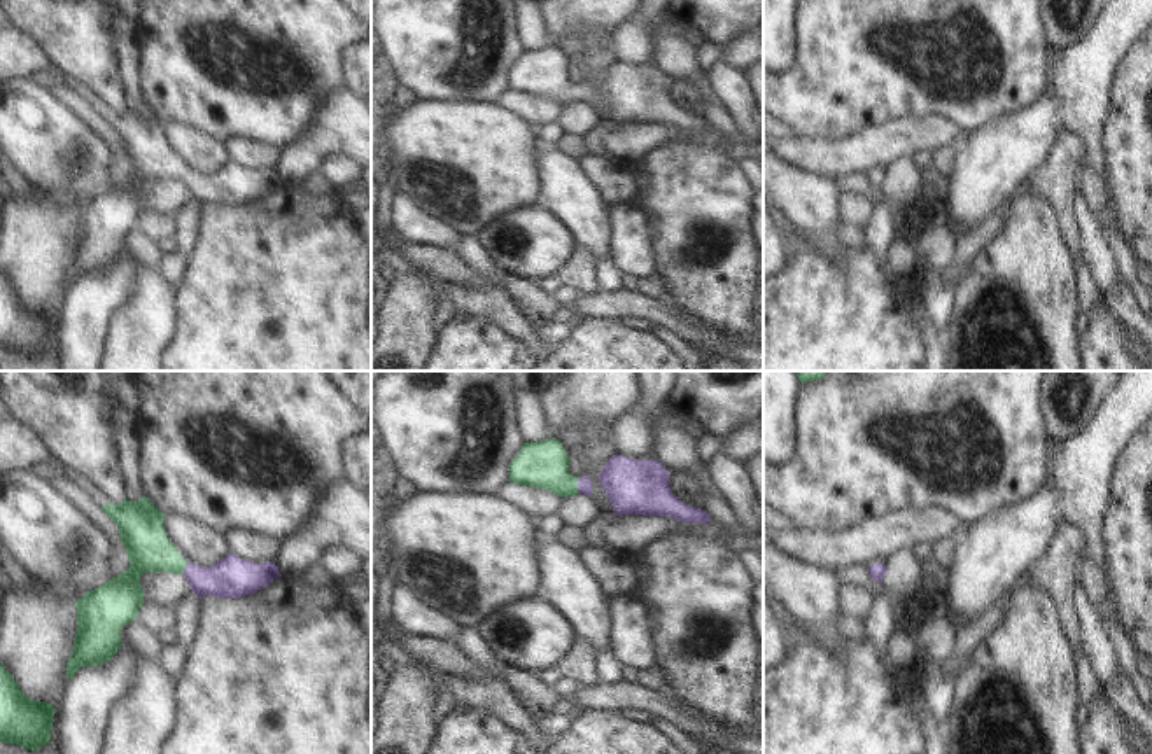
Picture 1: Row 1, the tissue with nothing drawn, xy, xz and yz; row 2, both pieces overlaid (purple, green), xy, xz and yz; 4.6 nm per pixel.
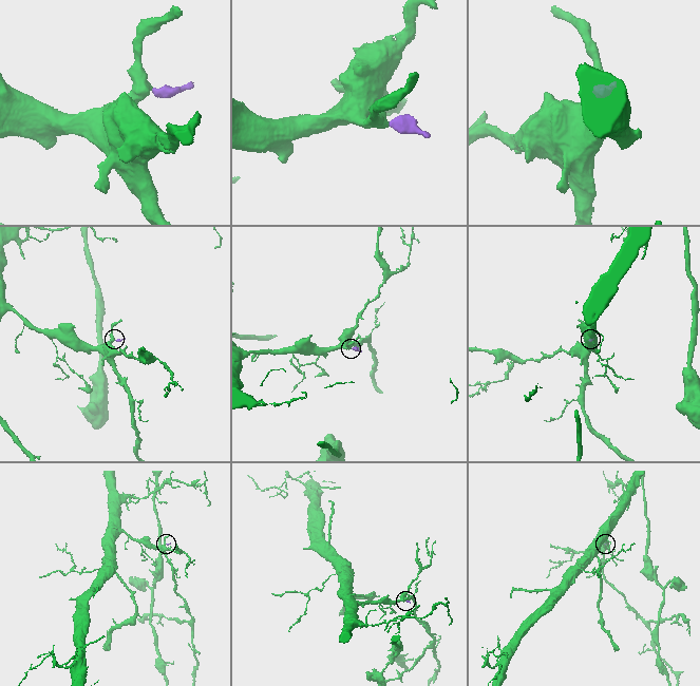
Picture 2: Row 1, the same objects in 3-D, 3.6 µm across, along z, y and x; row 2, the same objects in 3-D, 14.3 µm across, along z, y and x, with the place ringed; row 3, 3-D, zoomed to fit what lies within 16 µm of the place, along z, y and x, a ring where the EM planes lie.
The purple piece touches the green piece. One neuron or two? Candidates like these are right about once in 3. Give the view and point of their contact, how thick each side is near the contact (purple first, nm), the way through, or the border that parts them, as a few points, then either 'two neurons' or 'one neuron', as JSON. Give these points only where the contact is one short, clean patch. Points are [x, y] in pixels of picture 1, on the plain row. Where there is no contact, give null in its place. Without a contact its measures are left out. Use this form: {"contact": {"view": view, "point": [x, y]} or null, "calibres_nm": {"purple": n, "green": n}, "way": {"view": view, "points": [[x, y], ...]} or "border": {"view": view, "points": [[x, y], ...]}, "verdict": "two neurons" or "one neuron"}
{"contact": {"view": "xz", "point": [578, 93]}, "calibres_nm": {"purple": 60, "green": 220}, "way": {"view": "xz", "points": [[583, 91], [578, 93], [564, 93], [541, 72]]}, "verdict": "one neuron"}

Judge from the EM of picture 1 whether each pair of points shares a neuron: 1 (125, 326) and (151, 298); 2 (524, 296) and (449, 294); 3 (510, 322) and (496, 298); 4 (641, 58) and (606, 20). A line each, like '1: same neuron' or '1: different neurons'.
1: same neuron
2: different neurons
3: same neuron
4: different neurons

